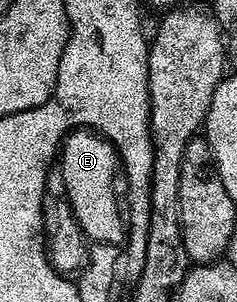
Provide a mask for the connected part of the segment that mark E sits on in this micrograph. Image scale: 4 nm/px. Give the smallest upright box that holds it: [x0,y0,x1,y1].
[59,130,127,244]

